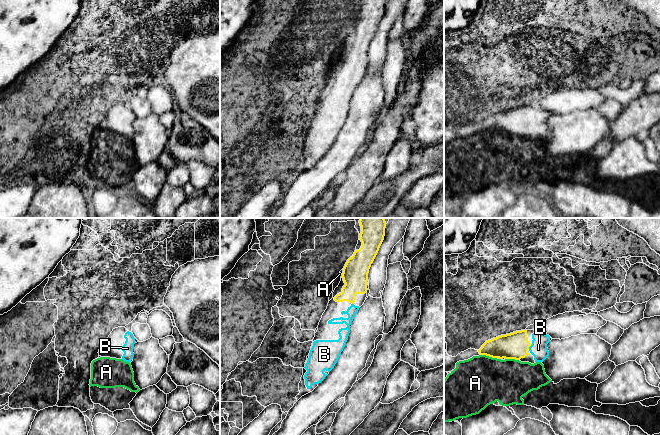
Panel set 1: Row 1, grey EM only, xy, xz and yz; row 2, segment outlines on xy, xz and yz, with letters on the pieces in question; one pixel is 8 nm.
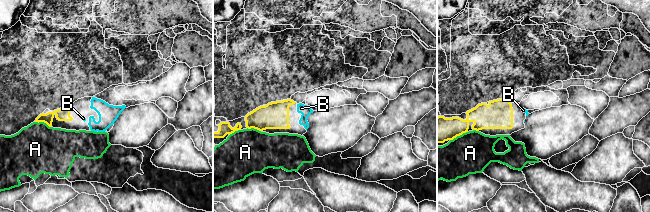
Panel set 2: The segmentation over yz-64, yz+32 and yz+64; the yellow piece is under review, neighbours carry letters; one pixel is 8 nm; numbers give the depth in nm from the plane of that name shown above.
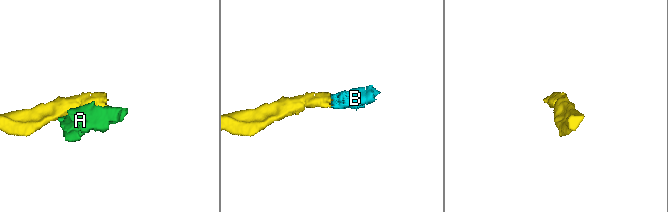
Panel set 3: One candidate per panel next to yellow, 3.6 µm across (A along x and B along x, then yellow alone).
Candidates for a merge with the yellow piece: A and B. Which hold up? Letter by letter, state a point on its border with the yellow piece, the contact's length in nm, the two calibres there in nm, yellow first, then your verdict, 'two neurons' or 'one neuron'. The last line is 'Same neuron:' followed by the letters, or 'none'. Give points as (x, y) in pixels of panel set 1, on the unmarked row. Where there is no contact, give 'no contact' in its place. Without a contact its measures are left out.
A: contact yz (488, 131); length 140 nm; calibres 220 and 400 nm; two neurons
B: contact yz (530, 121); length 70 nm; calibres 220 and 140 nm; one neuron
Same neuron: B

